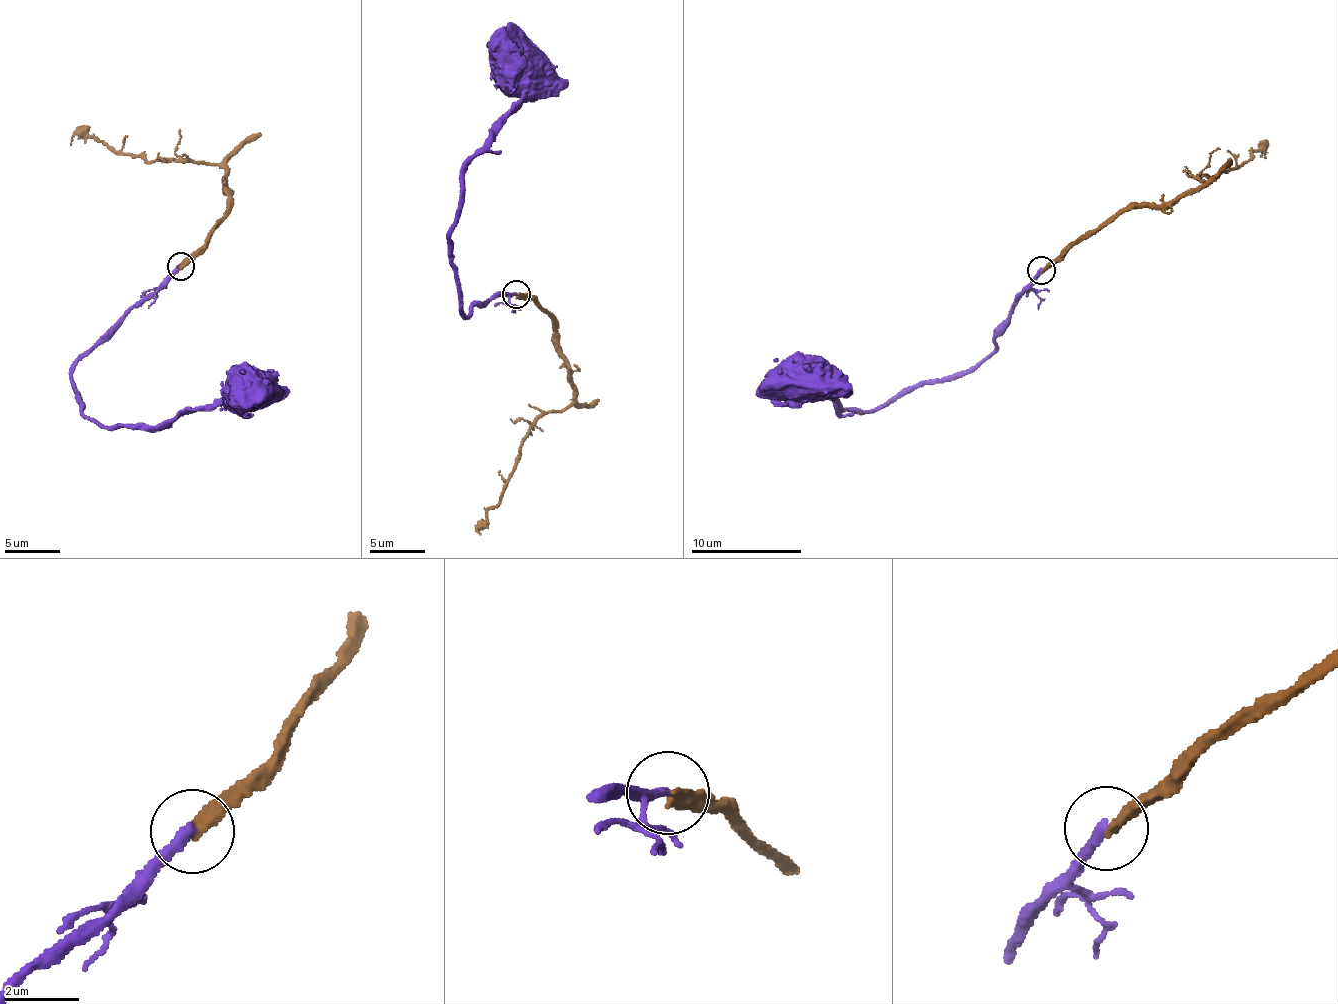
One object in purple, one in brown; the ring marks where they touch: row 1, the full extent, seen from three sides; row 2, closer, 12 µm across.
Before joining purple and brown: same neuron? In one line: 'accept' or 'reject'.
reject

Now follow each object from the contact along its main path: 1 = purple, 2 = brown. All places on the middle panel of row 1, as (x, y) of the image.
1: (516, 293), (493, 294), (471, 305), (465, 315), (448, 235), (461, 207), (461, 174), (517, 108), (514, 65)
2: (516, 293), (535, 296), (552, 322), (574, 396), (562, 410), (545, 410), (519, 447), (514, 472), (480, 534)

